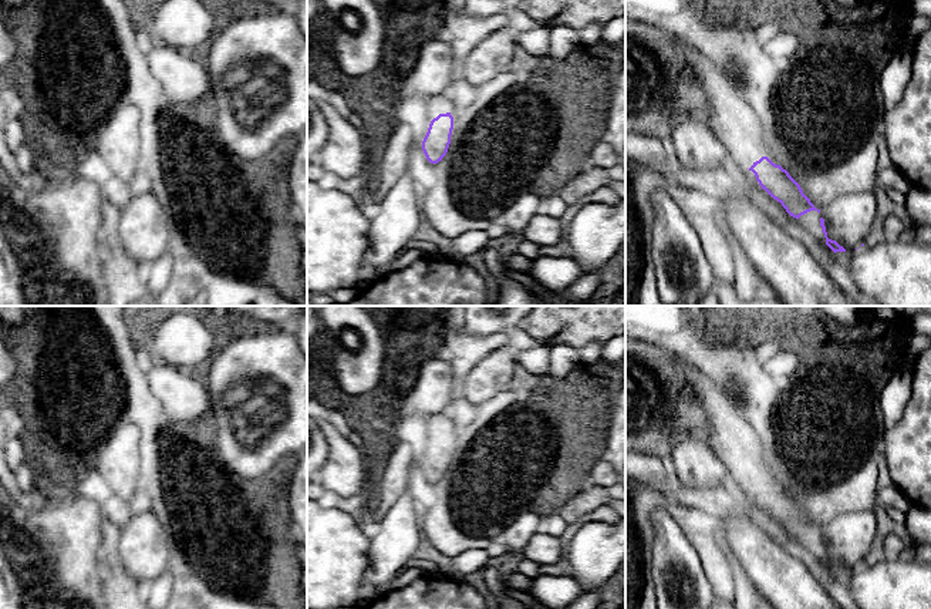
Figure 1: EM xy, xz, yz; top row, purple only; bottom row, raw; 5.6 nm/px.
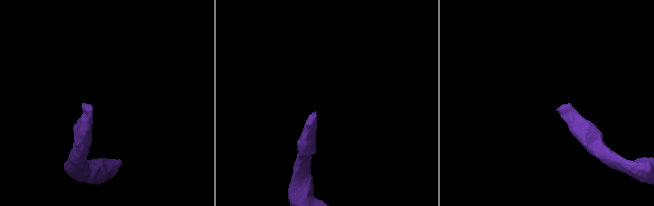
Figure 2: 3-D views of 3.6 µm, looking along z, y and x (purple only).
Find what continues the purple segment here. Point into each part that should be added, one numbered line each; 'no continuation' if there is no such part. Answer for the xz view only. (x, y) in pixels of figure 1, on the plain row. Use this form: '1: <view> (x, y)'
1: xz (438, 423)

